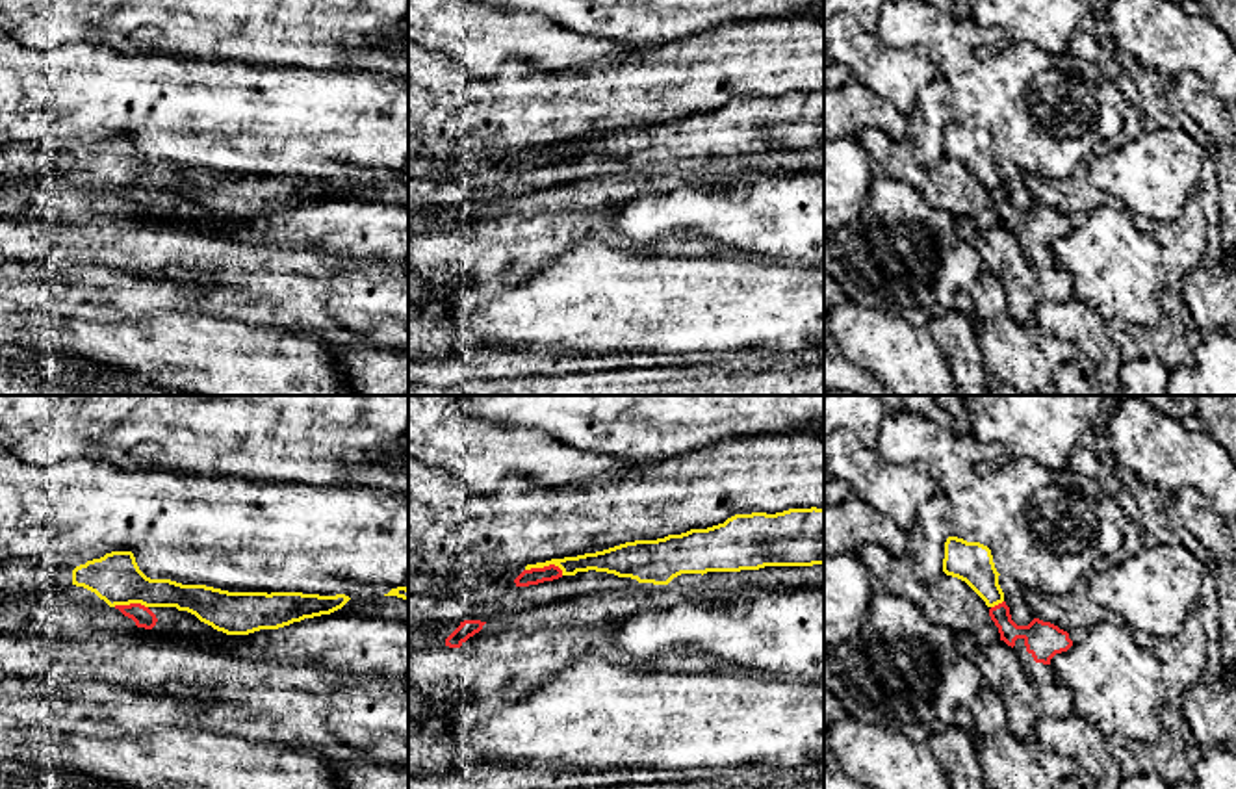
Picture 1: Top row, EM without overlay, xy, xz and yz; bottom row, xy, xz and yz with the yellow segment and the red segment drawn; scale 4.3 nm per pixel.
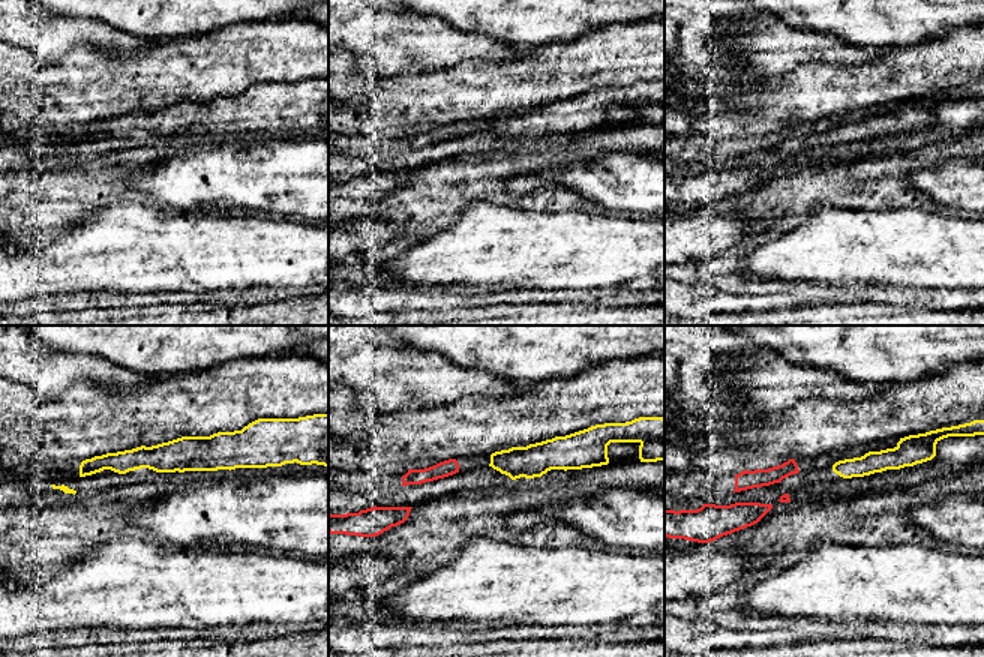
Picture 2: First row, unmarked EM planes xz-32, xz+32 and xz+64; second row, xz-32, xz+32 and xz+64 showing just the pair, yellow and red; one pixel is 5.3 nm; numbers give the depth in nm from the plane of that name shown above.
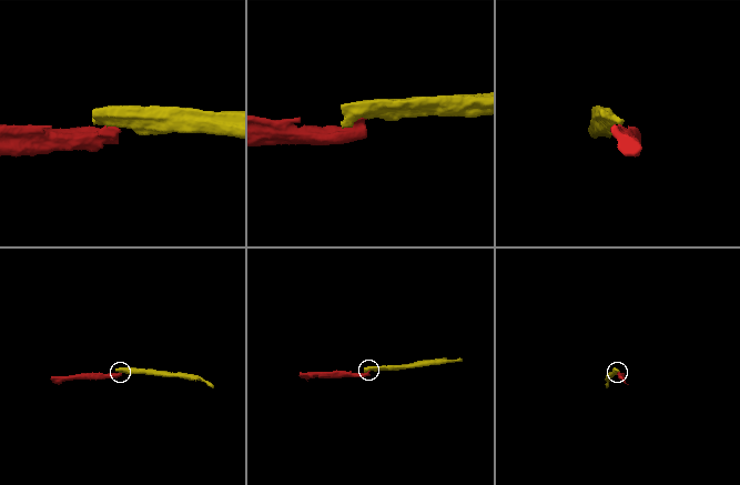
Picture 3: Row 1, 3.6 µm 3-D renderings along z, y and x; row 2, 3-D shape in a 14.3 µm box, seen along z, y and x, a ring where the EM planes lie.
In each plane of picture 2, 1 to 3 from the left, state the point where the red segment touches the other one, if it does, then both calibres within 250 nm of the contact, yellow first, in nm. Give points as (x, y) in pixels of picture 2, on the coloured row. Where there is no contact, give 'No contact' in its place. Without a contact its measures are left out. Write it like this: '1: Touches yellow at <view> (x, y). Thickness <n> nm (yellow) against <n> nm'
1: No contact
2: No contact
3: No contact

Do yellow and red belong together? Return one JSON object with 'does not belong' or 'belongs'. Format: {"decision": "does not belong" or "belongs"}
{"decision": "does not belong"}

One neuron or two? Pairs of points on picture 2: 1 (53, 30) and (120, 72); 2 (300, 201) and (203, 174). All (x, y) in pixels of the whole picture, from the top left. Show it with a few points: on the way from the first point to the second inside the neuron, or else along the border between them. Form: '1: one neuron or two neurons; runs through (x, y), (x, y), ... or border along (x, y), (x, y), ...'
1: two neurons; border along (110, 54), (84, 45), (75, 45), (50, 65)
2: one neuron; runs through (276, 177), (227, 176)

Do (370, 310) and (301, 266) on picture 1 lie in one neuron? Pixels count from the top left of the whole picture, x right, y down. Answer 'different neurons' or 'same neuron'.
same neuron

